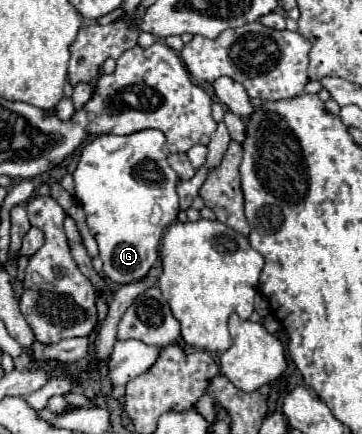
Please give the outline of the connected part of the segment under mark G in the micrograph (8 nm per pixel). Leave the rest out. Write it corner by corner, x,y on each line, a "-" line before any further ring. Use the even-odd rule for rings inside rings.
145,129
131,135
101,135
85,143
75,177
75,199
87,215
87,227
99,243
99,257
103,261
103,273
117,285
139,281
157,263
157,249
165,225
177,219
177,181
179,177
167,163
165,135
157,129

